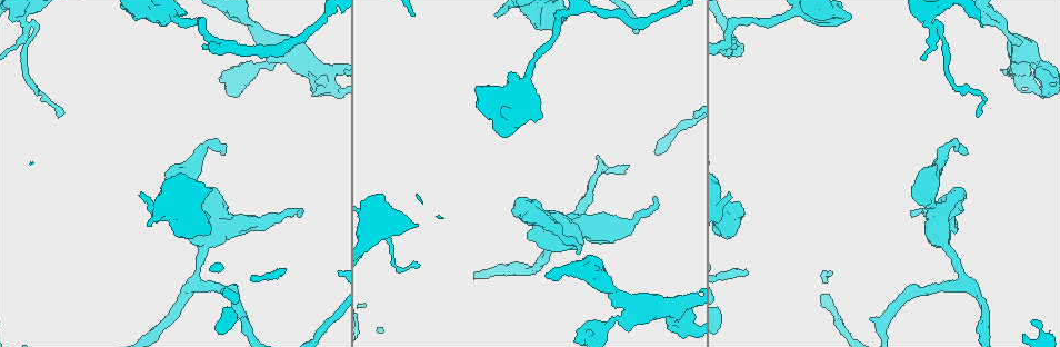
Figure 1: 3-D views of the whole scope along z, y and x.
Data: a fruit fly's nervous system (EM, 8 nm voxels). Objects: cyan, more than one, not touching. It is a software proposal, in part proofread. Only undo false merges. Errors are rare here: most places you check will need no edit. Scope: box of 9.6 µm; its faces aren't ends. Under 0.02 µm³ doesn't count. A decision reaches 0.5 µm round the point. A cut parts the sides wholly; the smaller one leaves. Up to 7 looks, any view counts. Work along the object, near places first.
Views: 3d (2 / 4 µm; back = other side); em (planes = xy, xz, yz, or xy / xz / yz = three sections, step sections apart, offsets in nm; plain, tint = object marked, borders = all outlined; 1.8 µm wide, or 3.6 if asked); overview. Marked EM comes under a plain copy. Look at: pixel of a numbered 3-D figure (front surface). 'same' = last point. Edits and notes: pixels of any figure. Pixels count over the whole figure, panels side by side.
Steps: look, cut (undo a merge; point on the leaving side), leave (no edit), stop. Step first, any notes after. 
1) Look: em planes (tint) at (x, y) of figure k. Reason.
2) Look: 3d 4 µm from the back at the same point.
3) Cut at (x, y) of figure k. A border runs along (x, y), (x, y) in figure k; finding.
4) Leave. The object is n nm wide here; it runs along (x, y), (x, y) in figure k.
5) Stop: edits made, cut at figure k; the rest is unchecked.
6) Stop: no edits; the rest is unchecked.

Look: 3d 4 µm at (1039, 69) of figure 1. Calibre changes.

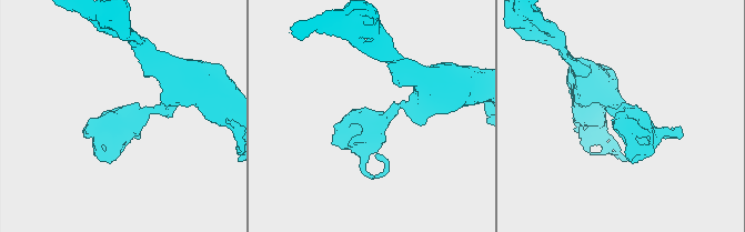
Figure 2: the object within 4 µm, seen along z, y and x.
Look: em xz step 4 (tint) at (626, 117) of figure 2. The arms are 220, 260 nm wide.

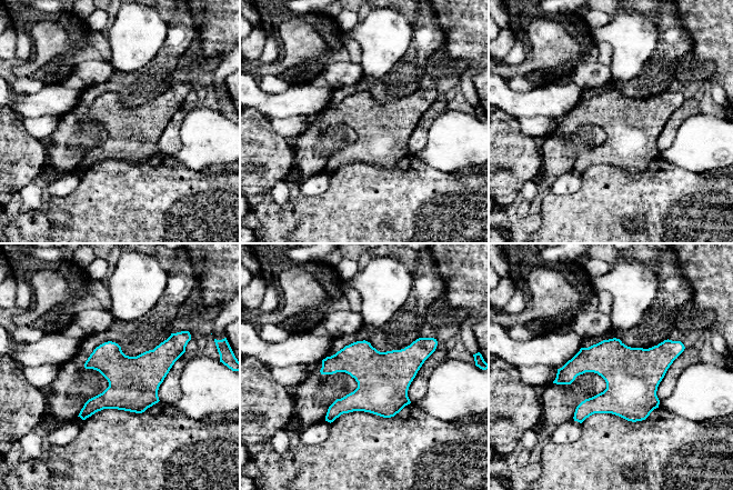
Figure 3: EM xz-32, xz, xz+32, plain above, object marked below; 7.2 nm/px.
Look: em yz step 16 (borders) at the same point. Another direction.

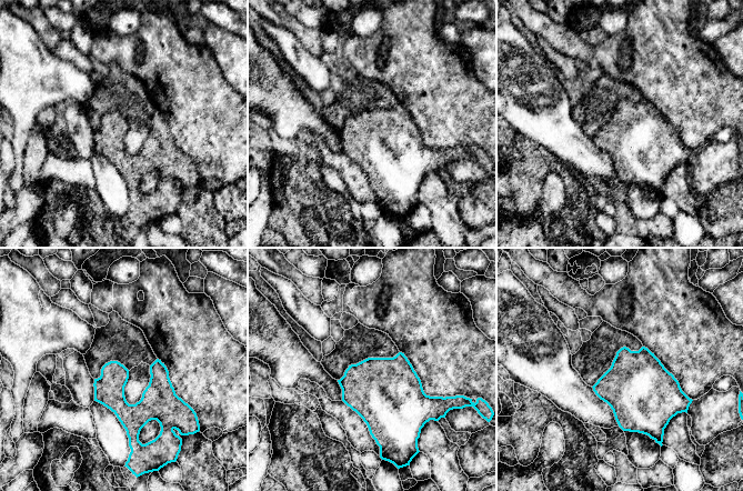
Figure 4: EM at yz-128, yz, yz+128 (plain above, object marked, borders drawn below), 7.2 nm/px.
Leave. All the same cell.

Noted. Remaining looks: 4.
Look: em 3.6 µm planes (tint) at (930, 193) of figure 1. Arms part here.

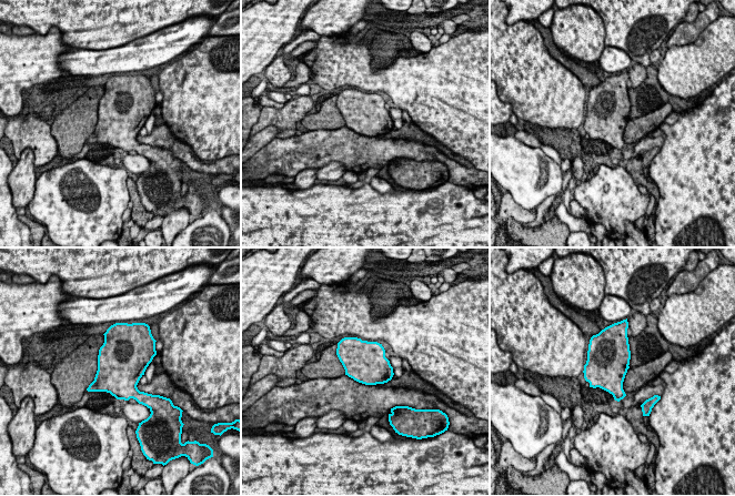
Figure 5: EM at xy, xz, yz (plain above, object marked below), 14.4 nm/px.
Leave. The object is 600 nm wide here; one cell here.

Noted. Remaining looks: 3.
Look: em 3.6 µm planes (tint) at (316, 71) of figure 1. A fork.

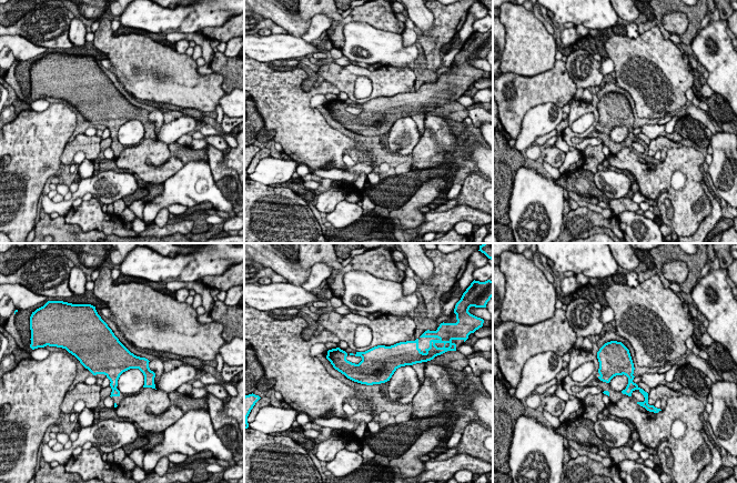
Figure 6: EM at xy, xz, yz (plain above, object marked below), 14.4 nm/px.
Leave. One cell here.

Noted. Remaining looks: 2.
Stop: no edits; the rest is unchecked.

